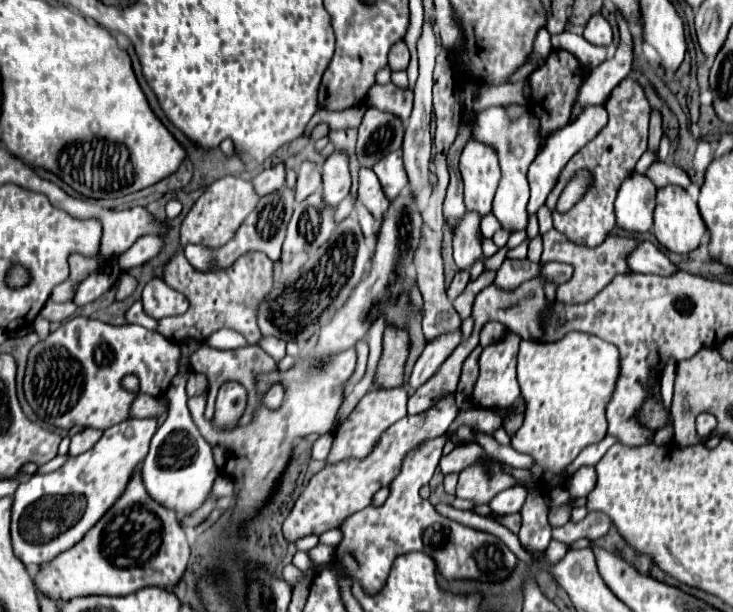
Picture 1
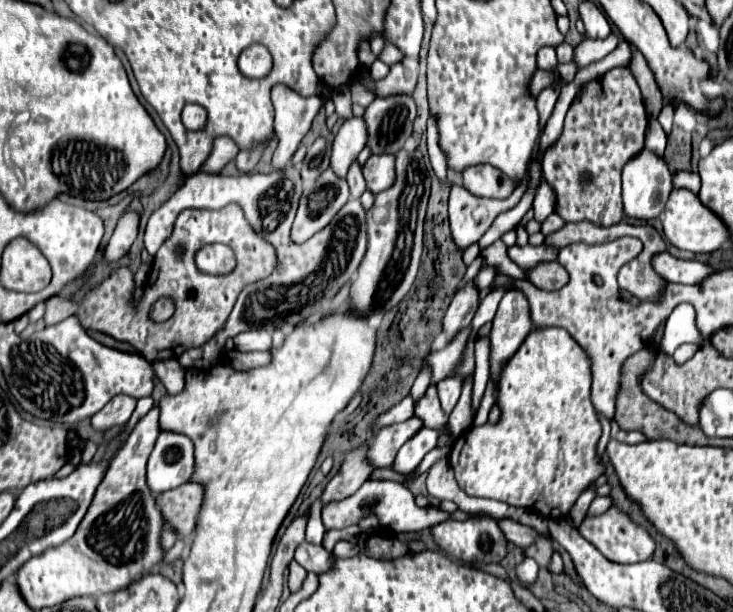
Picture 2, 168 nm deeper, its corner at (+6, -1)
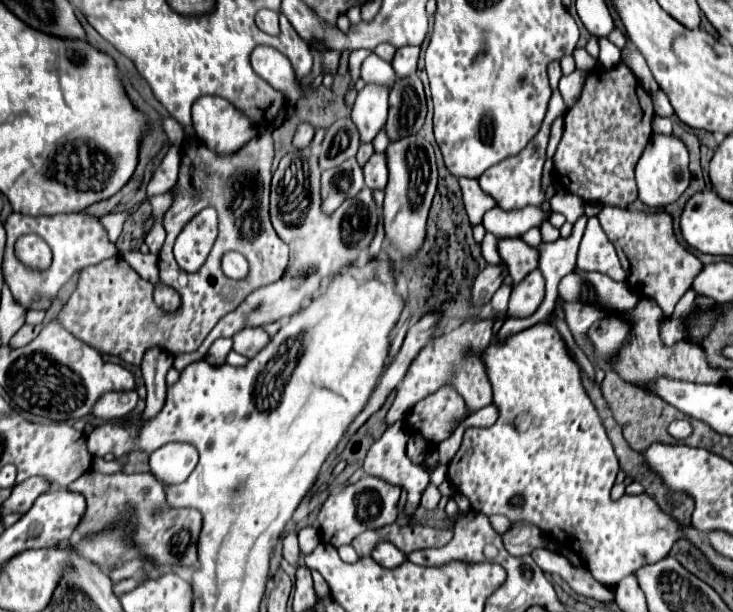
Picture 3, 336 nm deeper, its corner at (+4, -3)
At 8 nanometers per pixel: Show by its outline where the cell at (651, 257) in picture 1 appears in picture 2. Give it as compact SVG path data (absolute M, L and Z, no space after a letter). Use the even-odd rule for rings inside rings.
M660 253L654 257L654 269L672 283L684 285L700 285L706 277L714 275L714 267L700 261L682 261L672 257L670 253Z

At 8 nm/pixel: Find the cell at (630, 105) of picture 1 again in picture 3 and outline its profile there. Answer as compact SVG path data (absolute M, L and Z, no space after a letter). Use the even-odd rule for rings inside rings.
M626 65L598 69L586 77L580 99L564 115L564 135L552 159L560 183L586 203L626 209L636 201L634 167L652 135L650 93Z

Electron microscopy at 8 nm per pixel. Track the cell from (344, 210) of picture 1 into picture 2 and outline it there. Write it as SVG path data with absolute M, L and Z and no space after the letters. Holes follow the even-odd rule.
M354 161L350 165L346 179L348 179L348 185L350 185L350 197L352 199L360 199L360 195L366 191L366 183L364 183L364 177L362 177L358 161Z

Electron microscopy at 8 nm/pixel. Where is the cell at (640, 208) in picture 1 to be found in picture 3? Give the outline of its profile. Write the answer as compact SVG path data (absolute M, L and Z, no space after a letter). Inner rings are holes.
M652 135L648 147L644 149L638 165L636 165L636 185L638 185L638 199L650 209L662 209L674 203L688 187L690 171L688 171L688 151L684 143L670 135Z

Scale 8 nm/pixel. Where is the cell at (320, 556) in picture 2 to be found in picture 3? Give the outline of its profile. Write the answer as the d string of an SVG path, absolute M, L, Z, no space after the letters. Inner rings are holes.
M304 527L298 531L298 543L300 543L300 551L306 555L310 555L314 551L314 547L318 545L318 531L314 527Z

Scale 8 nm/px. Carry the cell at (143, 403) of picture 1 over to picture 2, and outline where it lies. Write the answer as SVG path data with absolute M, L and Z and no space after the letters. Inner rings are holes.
M118 395L114 397L114 401L110 401L110 405L106 405L106 409L102 409L102 413L96 413L92 417L92 427L98 431L106 431L114 425L124 425L130 419L134 407L136 407L134 397Z

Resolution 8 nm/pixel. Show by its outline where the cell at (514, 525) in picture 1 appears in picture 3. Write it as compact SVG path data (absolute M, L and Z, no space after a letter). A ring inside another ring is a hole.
M428 485L426 491L422 493L422 501L420 501L420 507L432 511L438 507L438 501L440 501L440 491L436 485Z

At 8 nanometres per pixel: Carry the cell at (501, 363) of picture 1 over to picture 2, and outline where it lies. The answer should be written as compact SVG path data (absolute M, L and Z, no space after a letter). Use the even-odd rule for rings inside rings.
M516 289L508 291L506 297L502 297L500 301L490 333L490 375L494 381L498 381L500 377L502 363L518 351L532 327L534 325L530 321L530 307L526 297L522 297L522 293L518 293Z

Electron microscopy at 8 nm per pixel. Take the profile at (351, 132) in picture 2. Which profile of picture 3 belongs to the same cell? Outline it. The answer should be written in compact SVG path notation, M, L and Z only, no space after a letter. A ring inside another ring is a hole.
M366 85L352 107L352 123L358 129L360 143L370 143L380 129L384 127L384 119L388 115L388 89L378 85Z

